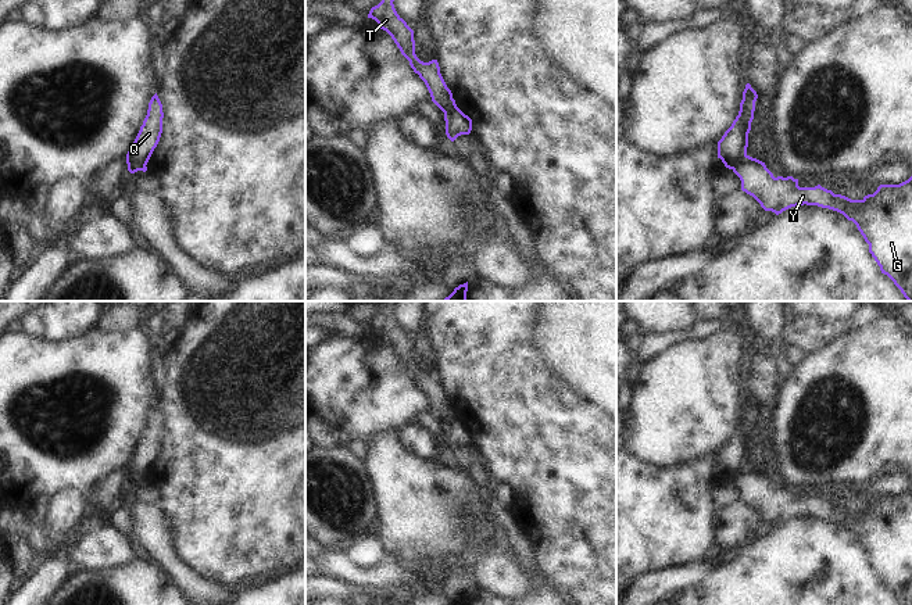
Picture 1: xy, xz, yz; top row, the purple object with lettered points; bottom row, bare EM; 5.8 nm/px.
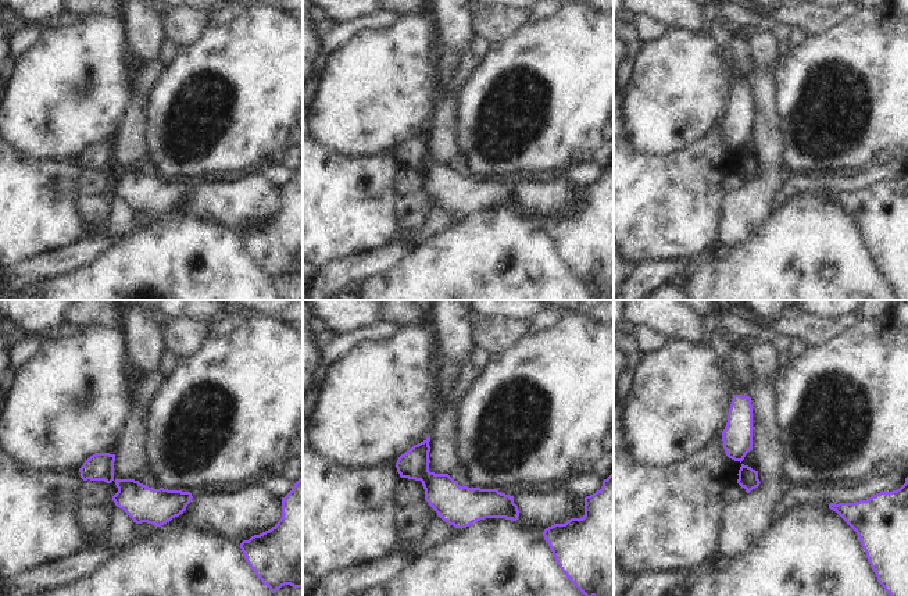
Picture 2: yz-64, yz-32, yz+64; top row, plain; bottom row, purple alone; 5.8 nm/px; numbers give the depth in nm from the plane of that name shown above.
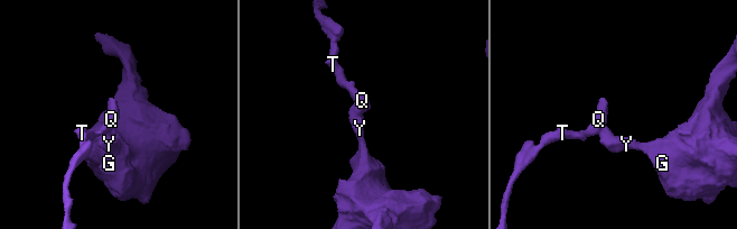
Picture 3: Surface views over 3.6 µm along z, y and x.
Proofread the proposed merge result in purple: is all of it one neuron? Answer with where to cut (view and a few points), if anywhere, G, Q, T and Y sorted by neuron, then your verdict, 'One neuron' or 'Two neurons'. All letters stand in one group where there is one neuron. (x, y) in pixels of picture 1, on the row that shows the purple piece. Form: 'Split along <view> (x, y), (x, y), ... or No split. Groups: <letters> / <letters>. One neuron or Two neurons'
Split along yz (746, 154), (732, 168). Groups: G Y / Q T. Two neurons

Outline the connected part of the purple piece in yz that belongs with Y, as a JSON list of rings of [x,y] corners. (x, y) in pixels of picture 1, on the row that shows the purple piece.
[[[744,155],[733,167],[733,172],[741,180],[741,190],[752,196],[765,211],[779,215],[791,207],[807,204],[837,211],[852,221],[869,244],[869,253],[881,273],[894,282],[908,301],[912,301],[912,176],[900,185],[880,185],[873,194],[868,194],[862,200],[851,200],[834,194],[820,185],[800,187],[798,179],[793,176],[775,178],[765,162],[750,155]]]

